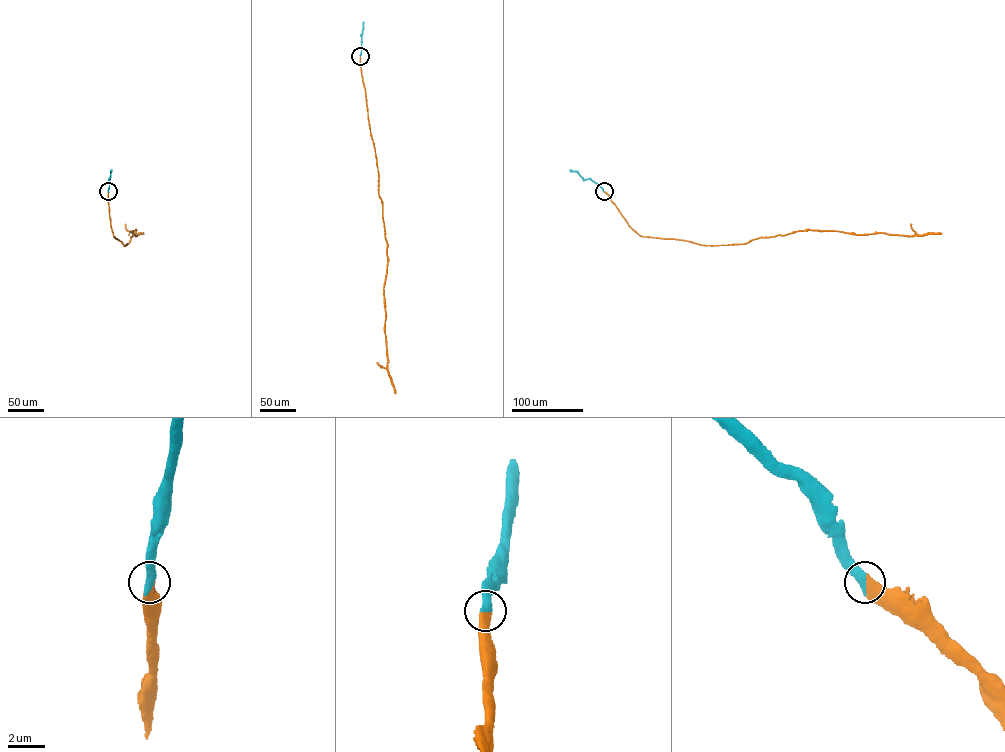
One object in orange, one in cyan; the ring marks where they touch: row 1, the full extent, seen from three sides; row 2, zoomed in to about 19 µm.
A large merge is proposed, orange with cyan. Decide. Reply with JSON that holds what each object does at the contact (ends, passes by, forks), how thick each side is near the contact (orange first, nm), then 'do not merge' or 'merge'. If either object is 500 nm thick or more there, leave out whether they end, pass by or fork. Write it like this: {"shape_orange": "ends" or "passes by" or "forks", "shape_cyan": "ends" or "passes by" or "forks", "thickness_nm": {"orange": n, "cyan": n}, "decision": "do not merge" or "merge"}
{"thickness_nm": {"orange": 600, "cyan": 550}, "decision": "merge"}

